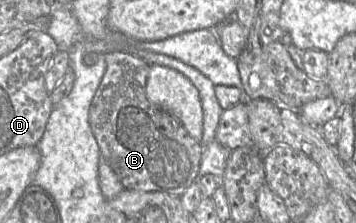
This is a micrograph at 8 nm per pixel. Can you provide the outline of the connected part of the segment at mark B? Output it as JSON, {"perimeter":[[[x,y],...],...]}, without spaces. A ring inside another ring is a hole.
{"perimeter":[[[113,51],[105,54],[105,60],[106,71],[89,110],[89,122],[100,154],[125,190],[157,191],[180,198],[193,182],[198,181],[202,144],[191,137],[171,113],[148,100],[146,83],[150,65],[143,58],[125,51]]]}

